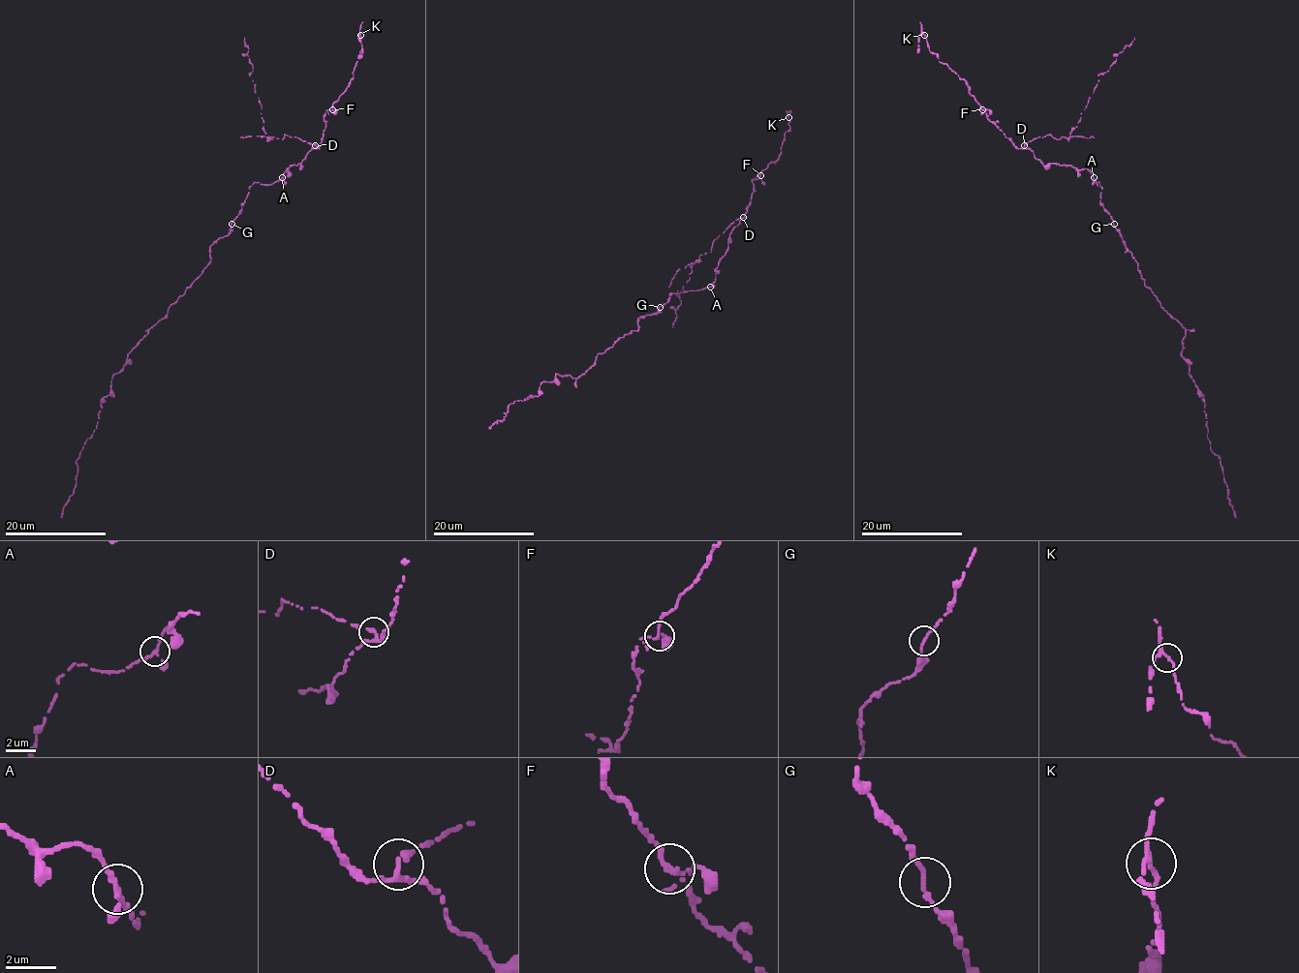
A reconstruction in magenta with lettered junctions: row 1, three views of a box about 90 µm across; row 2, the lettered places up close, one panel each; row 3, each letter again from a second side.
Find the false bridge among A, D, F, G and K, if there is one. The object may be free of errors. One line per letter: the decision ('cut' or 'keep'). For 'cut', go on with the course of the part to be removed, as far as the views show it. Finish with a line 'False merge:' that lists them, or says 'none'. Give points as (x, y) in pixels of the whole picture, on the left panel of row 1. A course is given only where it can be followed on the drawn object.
A: keep
D: cut; course (315, 145), (287, 135), (283, 139), (265, 137), (262, 106), (249, 74), (253, 69), (244, 38)
F: keep
G: keep
K: keep
False merge: D

